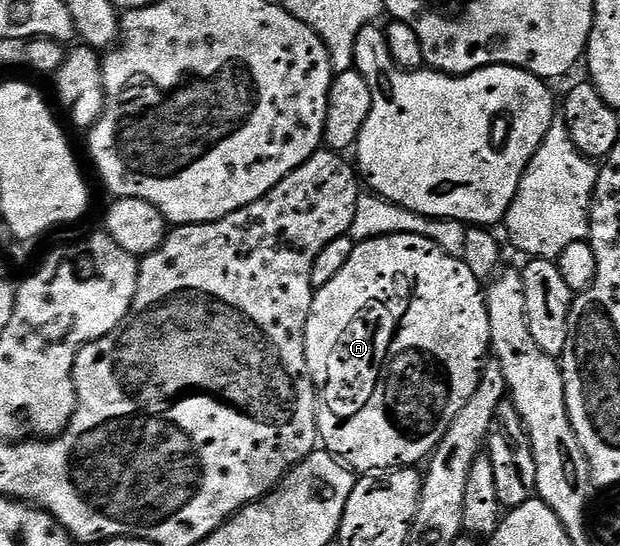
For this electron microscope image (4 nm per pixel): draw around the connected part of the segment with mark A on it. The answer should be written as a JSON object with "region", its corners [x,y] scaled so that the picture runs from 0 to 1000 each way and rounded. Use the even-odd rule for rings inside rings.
{"region":[[[645,425],[640,432],[605,432],[600,440],[585,440],[573,445],[568,473],[561,473],[560,484],[548,493],[548,502],[542,502],[535,516],[508,533],[490,612],[490,641],[500,690],[513,714],[513,729],[524,755],[513,766],[513,795],[524,826],[545,837],[560,857],[577,868],[608,868],[631,857],[679,852],[706,819],[723,780],[729,780],[729,766],[735,766],[735,758],[748,751],[748,736],[755,736],[755,729],[768,722],[768,707],[777,690],[777,668],[792,643],[790,592],[779,522],[750,476],[724,469],[708,447],[687,432]]]}

